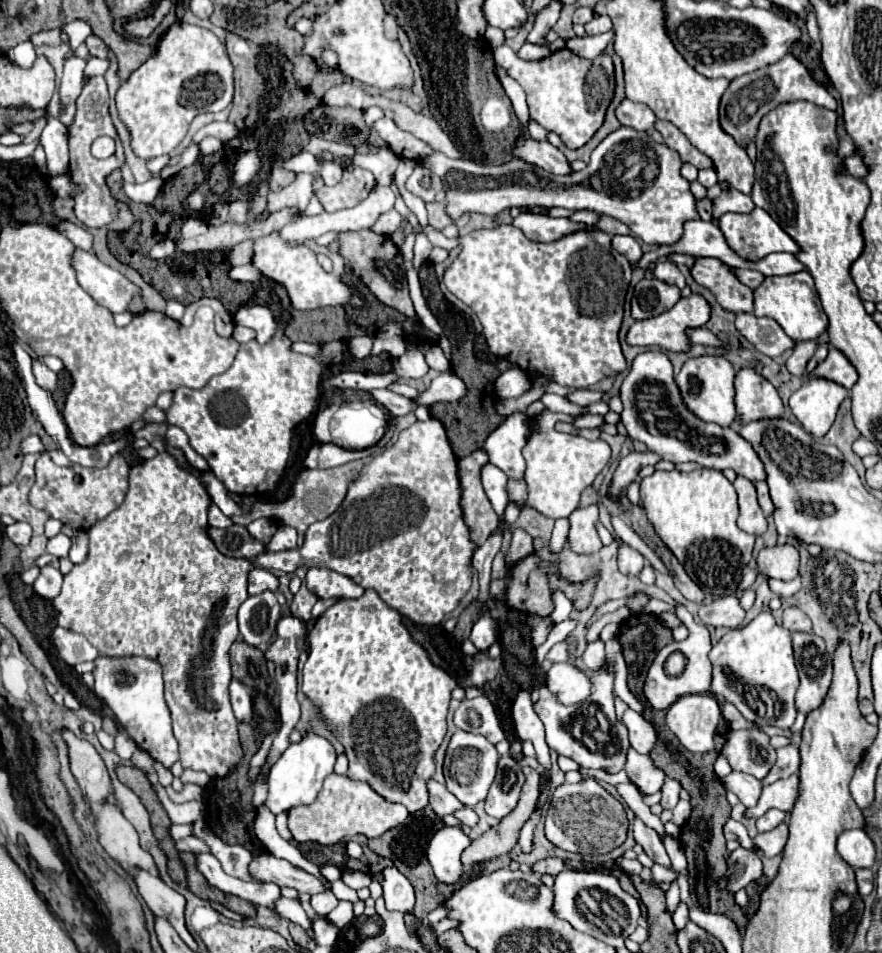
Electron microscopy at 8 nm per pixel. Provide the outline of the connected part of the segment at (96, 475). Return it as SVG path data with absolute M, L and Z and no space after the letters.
M62 450L44 452L36 462L36 484L30 490L30 502L70 528L88 530L124 502L128 490L128 470L130 466L122 454L114 456L106 468L98 470L80 466L74 468Z

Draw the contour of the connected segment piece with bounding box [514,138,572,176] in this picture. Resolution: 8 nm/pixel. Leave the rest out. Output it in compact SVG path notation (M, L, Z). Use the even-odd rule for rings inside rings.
M520 138L516 142L514 156L526 158L526 162L540 166L546 172L552 172L558 176L572 174L572 168L570 168L570 162L566 160L566 156L558 148L554 148L550 142L536 142L532 138L524 138L524 140Z

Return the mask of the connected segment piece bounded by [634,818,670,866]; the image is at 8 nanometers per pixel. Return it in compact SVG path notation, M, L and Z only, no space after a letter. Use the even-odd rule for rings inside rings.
M634 820L634 840L644 848L644 852L654 860L656 864L670 866L670 858L666 854L664 842L658 836L658 832L650 826L646 826L642 820Z

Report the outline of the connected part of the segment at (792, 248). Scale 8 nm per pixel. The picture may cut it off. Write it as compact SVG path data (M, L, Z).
M754 208L750 214L724 214L718 220L718 228L722 230L730 250L734 250L740 258L750 262L758 262L774 252L788 252L788 254L800 252L800 246L762 208Z

